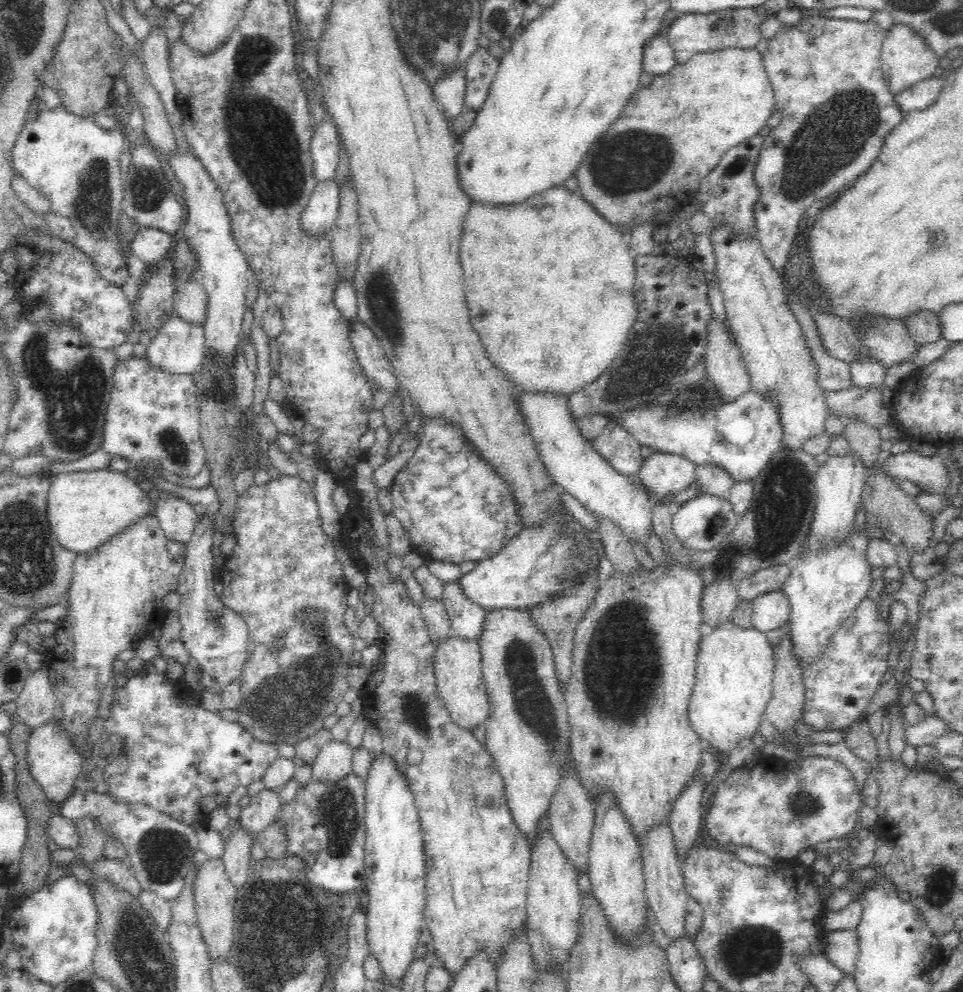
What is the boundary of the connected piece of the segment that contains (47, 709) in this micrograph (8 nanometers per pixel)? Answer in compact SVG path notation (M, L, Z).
M46 666L30 671L19 696L15 698L15 718L22 720L31 730L36 730L53 719L55 700Z

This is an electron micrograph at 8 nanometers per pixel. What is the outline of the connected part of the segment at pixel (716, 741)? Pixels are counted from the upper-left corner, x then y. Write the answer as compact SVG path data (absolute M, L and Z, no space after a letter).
M731 620L714 628L706 629L698 642L695 658L694 684L688 699L688 715L694 731L714 749L728 754L743 739L752 738L758 731L760 718L773 691L774 664L773 646L765 632L743 627Z

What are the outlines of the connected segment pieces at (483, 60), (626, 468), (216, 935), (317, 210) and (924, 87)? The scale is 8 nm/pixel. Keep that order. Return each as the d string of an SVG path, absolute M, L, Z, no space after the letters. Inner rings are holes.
M478 47L465 64L466 94L465 109L477 112L484 106L490 92L490 86L500 68L500 60L490 54L490 50Z
M609 424L596 437L591 439L598 451L618 472L630 477L639 472L643 457L641 444L619 424Z
M206 859L198 871L197 880L194 882L194 900L196 901L196 910L198 917L198 926L200 927L204 942L213 964L218 962L227 962L230 960L232 952L232 940L234 938L234 914L235 902L237 900L237 889L230 877L226 874L224 864L220 859Z
M335 177L317 182L308 208L302 216L302 226L310 234L330 233L341 205L341 186Z
M940 76L926 78L918 84L914 84L912 88L894 95L894 99L905 112L926 110L928 106L932 106L936 102L936 98L940 96L943 86L944 80Z

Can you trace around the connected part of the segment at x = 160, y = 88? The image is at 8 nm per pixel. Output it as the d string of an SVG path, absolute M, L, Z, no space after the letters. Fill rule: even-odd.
M152 28L150 37L146 43L142 43L143 62L145 62L145 71L150 83L158 92L160 100L164 103L166 117L172 124L174 135L181 152L187 152L195 156L194 148L188 144L188 141L180 129L181 113L180 101L178 100L177 90L172 79L172 71L169 67L169 58L167 51L167 36L161 30Z

